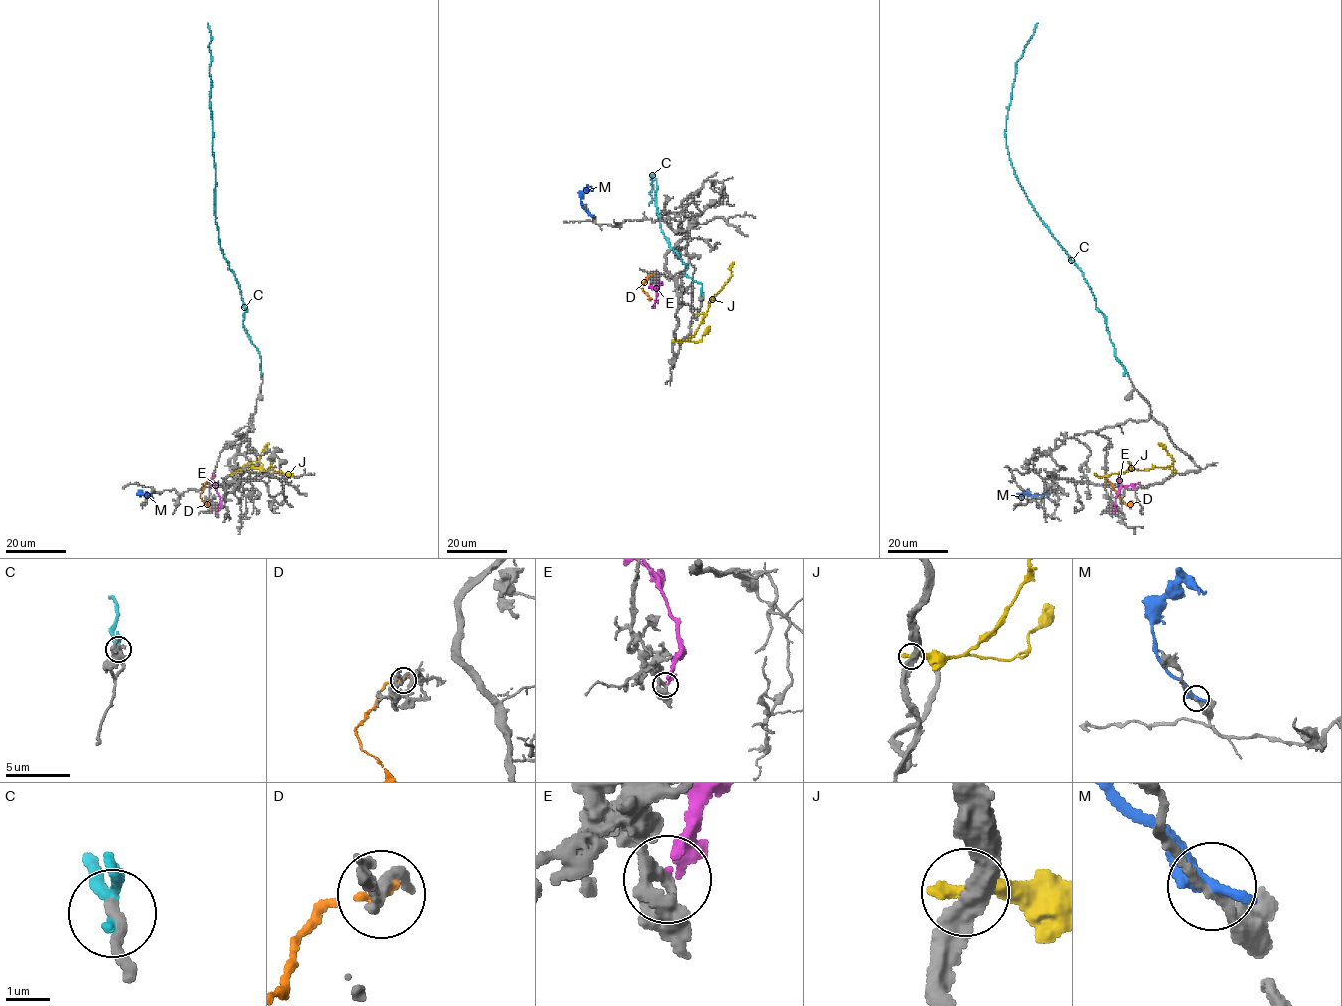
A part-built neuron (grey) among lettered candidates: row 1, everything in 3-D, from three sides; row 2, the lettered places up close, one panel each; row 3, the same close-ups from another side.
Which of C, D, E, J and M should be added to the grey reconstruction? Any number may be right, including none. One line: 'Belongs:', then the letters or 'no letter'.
Belongs: no letter

